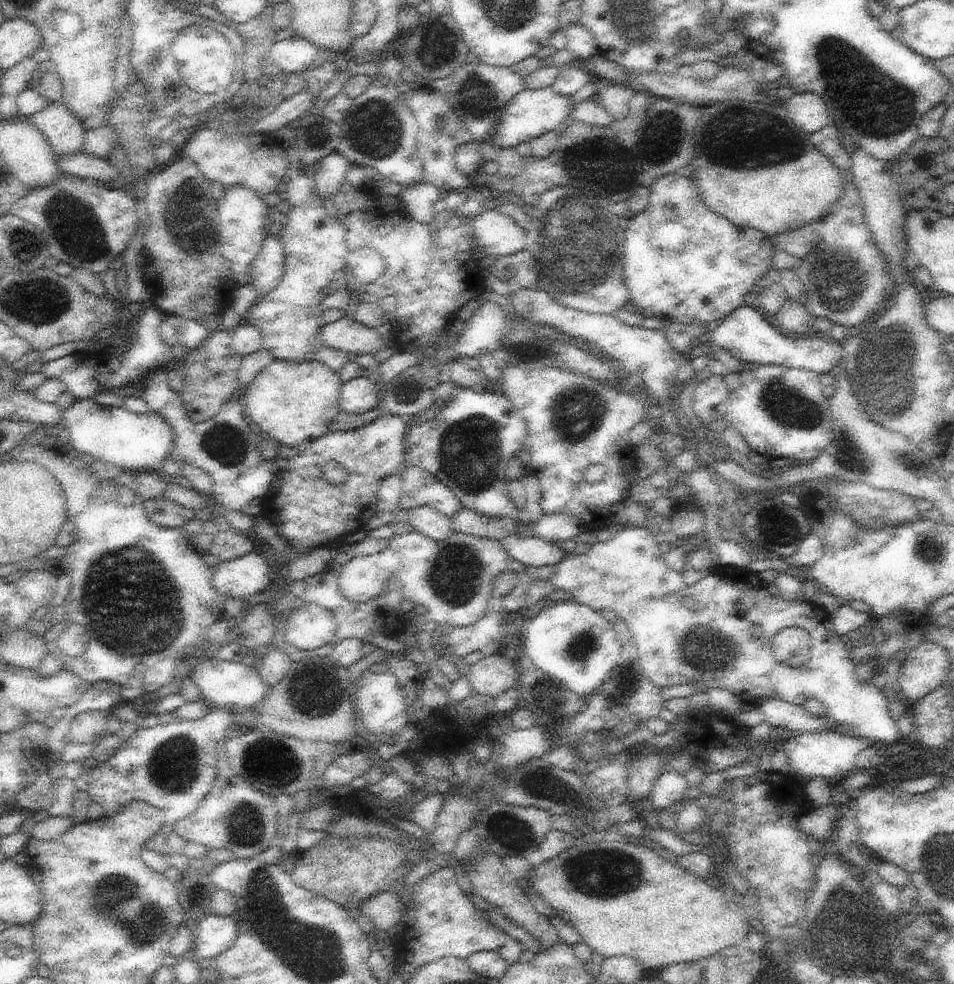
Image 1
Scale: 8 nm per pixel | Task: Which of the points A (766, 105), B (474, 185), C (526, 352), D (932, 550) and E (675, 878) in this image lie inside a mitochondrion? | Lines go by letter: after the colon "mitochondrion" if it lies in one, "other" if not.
A: other
B: other
C: mitochondrion
D: mitochondrion
E: other

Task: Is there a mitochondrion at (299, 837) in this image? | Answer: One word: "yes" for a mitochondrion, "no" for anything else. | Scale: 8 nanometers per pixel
no

